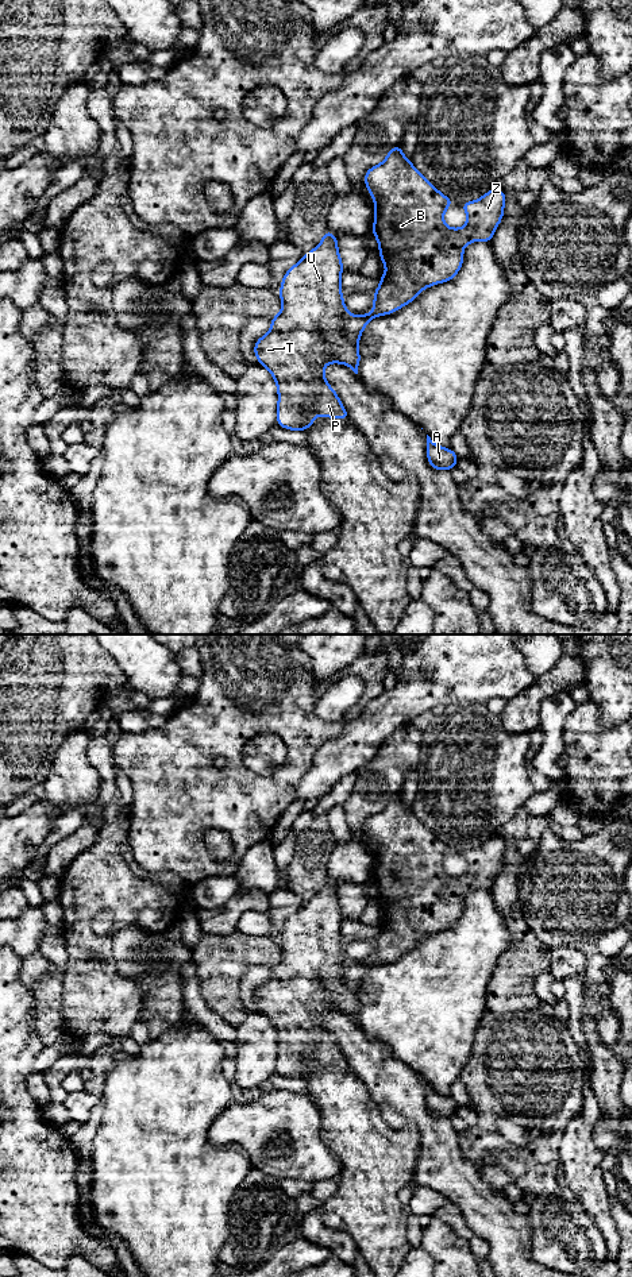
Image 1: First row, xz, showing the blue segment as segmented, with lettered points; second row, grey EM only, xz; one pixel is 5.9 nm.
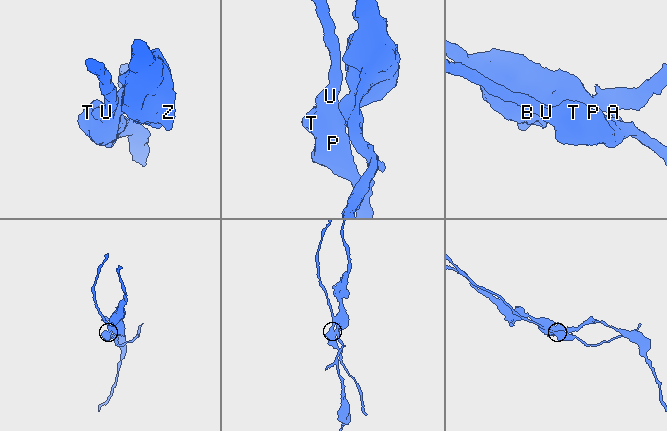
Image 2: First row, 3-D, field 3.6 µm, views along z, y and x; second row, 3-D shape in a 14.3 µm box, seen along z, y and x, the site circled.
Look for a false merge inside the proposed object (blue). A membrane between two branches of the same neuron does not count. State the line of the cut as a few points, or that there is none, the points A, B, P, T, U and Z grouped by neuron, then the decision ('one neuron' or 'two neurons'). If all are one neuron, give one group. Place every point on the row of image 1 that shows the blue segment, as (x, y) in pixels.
cut xz (347, 313), (345, 319), (346, 339), (357, 348); groups A B Z / P T U; two neurons

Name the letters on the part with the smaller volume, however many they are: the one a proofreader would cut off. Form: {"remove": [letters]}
{"remove": ["P", "T", "U"]}

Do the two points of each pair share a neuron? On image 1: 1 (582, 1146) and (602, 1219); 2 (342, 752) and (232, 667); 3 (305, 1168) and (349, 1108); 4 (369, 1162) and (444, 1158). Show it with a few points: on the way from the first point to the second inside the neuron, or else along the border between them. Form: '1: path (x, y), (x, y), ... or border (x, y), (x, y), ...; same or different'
1: path (582, 1164), (584, 1176), (597, 1202); same
2: border (353, 721), (318, 748), (309, 767); different
3: border (319, 1111), (319, 1137), (338, 1157), (340, 1169); different
4: border (417, 1129), (420, 1149), (413, 1179); different

